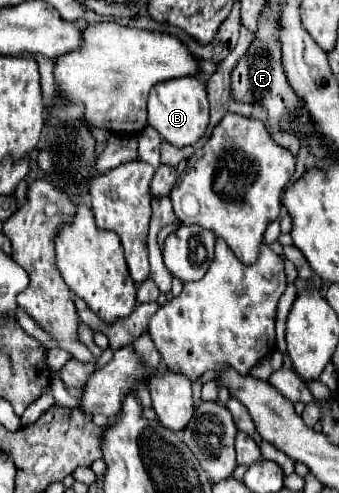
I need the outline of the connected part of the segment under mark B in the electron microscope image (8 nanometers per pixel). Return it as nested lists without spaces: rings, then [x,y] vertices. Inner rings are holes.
[[[180,77],[162,81],[152,87],[148,95],[148,123],[174,147],[194,145],[198,139],[204,137],[208,127],[208,93],[204,83],[198,77]]]

